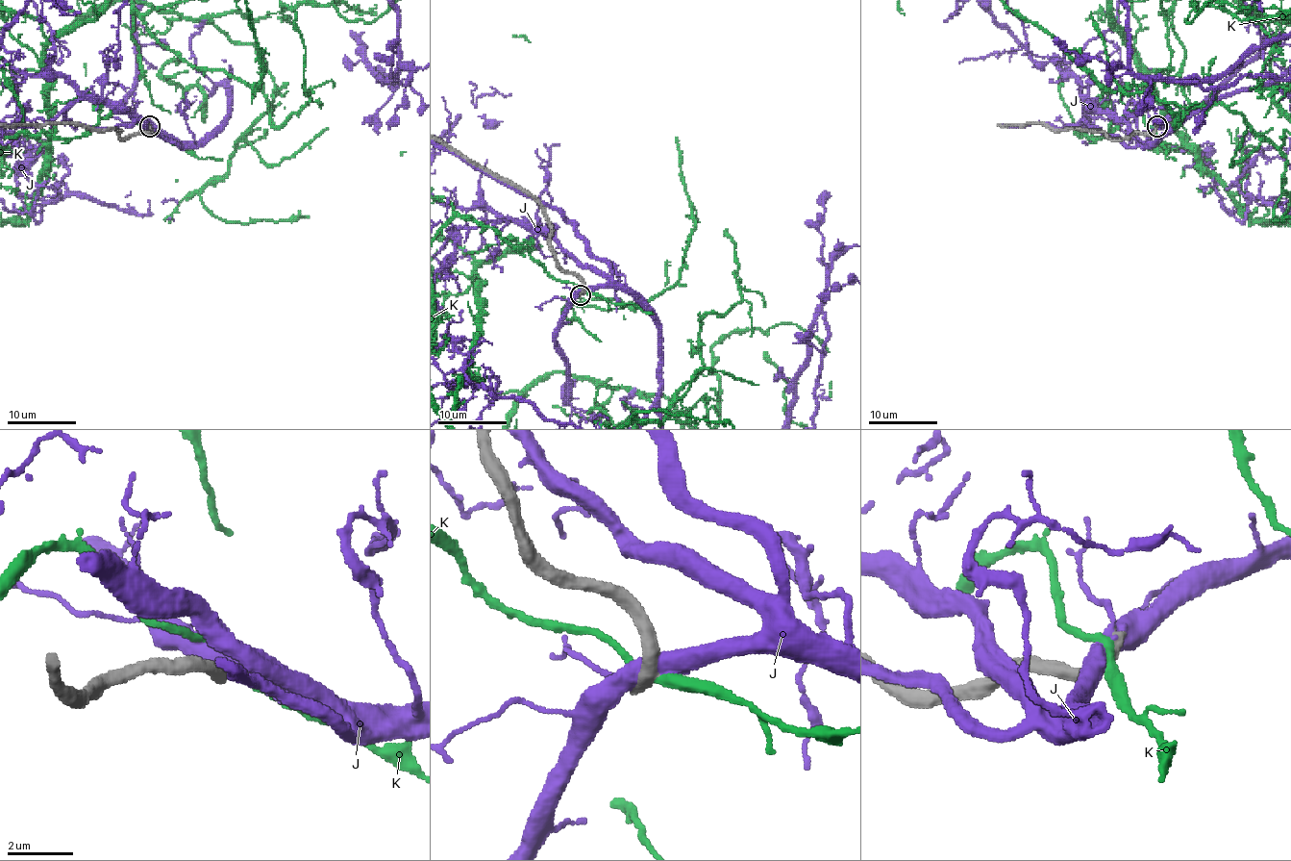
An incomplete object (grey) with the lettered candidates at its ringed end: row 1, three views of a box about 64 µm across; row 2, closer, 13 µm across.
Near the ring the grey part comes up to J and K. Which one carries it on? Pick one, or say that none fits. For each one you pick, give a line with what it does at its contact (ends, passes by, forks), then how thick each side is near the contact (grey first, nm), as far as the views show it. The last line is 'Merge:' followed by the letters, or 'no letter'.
Merge: no letter

